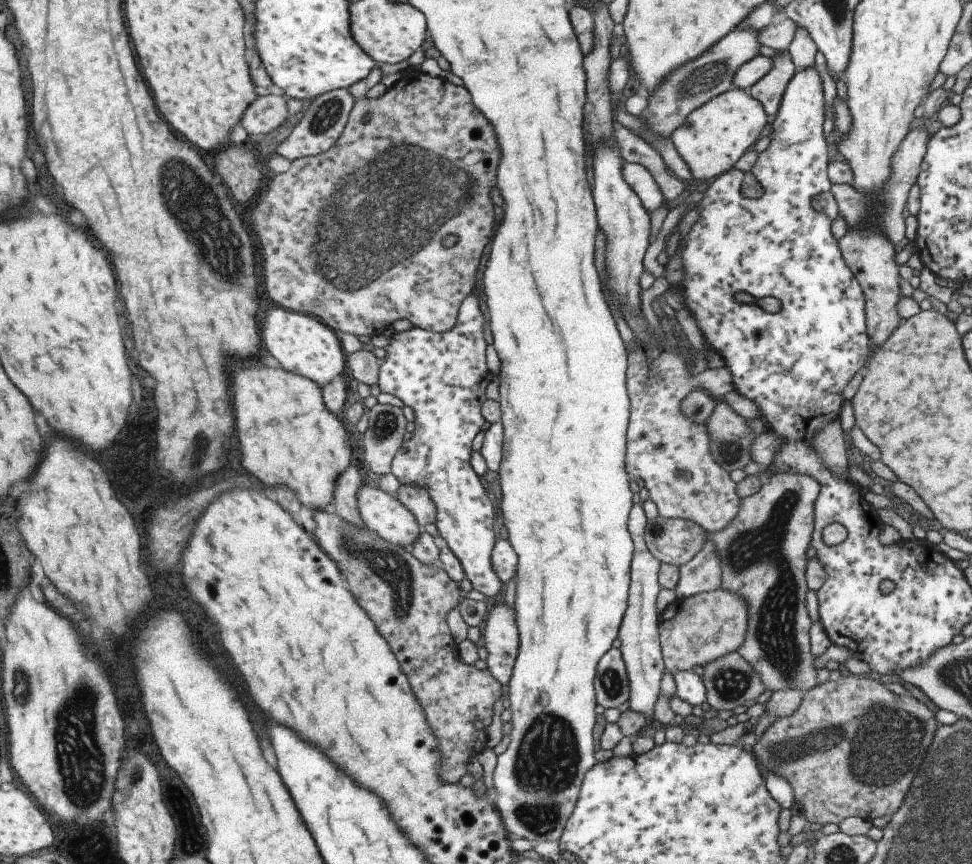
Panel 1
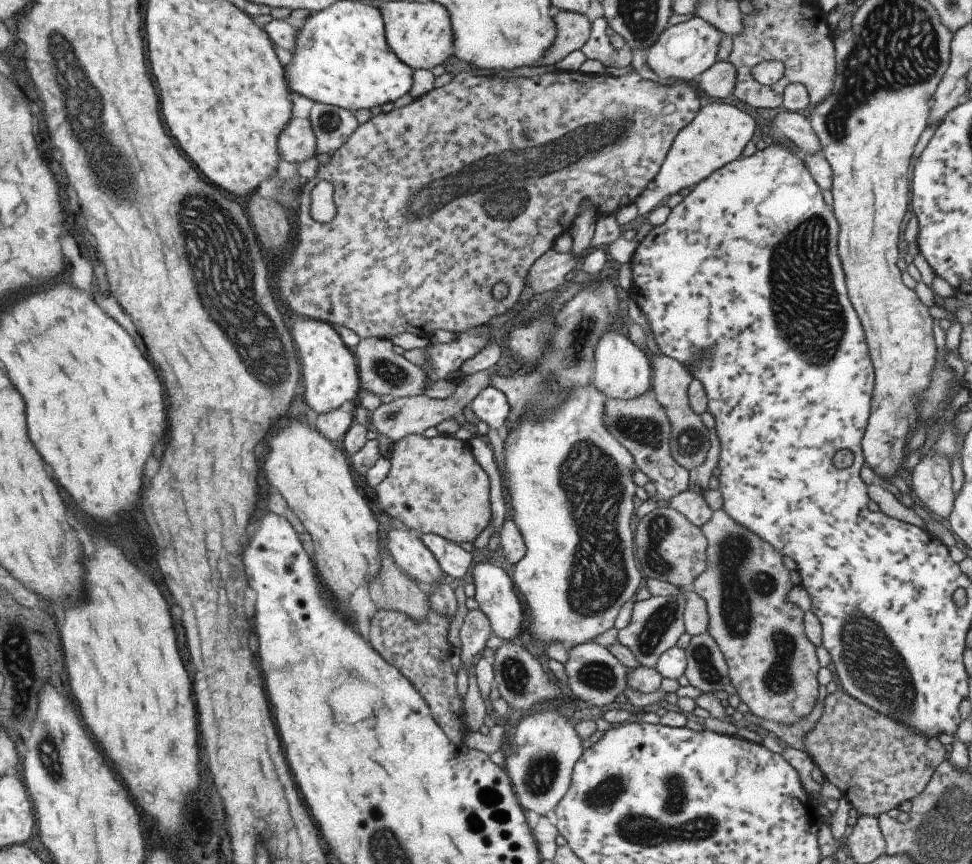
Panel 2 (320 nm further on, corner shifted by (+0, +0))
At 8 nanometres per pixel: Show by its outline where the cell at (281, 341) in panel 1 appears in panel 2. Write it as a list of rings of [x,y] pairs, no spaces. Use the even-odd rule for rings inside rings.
[[[317,319],[295,320],[290,335],[296,346],[303,382],[299,393],[302,394],[305,404],[318,414],[338,409],[343,402],[356,404],[361,393],[354,350],[343,345],[333,327],[328,322]]]

